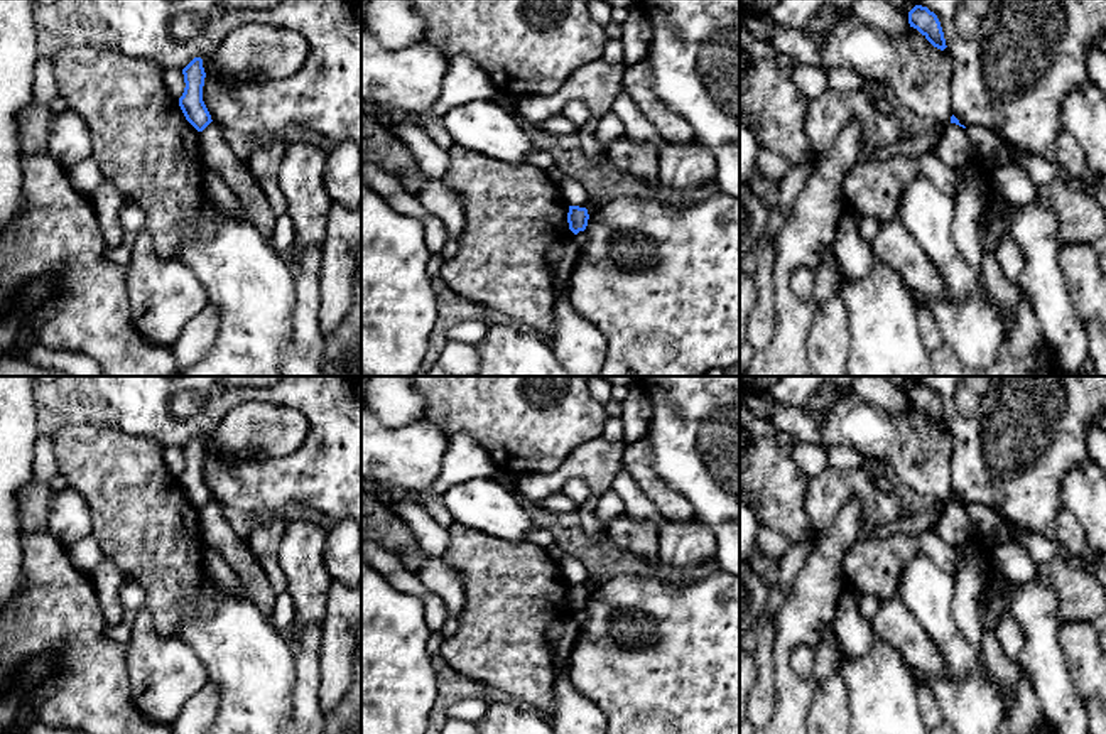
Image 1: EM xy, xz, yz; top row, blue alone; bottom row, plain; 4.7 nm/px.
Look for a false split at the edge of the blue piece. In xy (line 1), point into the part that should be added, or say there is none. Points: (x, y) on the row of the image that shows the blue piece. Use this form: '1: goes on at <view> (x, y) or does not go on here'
1: does not go on here

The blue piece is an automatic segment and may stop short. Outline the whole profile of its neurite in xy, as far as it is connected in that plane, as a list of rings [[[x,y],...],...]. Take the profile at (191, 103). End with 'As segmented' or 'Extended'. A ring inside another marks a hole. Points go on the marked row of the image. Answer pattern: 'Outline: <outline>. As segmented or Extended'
Outline: [[[194,57],[184,69],[184,93],[179,98],[179,106],[186,120],[198,130],[203,132],[213,120],[203,101],[203,86],[204,86],[204,67],[203,59]]]. As segmented

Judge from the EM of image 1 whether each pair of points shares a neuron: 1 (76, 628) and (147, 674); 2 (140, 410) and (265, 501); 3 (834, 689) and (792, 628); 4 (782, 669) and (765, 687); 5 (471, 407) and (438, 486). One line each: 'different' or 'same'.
1: different
2: same
3: different
4: different
5: different

